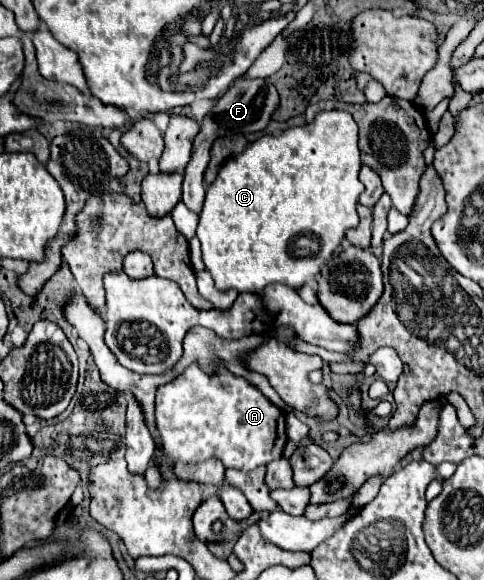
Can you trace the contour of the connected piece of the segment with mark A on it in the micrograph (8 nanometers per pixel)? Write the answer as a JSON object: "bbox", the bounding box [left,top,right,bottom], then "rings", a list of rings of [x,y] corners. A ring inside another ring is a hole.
{"bbox":[153,359,287,479],"rings":[[[219,359],[215,373],[203,371],[197,363],[189,365],[185,373],[171,383],[159,385],[155,397],[155,423],[161,437],[153,461],[163,479],[173,473],[173,463],[201,463],[221,459],[229,469],[253,471],[283,457],[287,443],[285,413],[275,407],[253,383],[233,375]]]}

